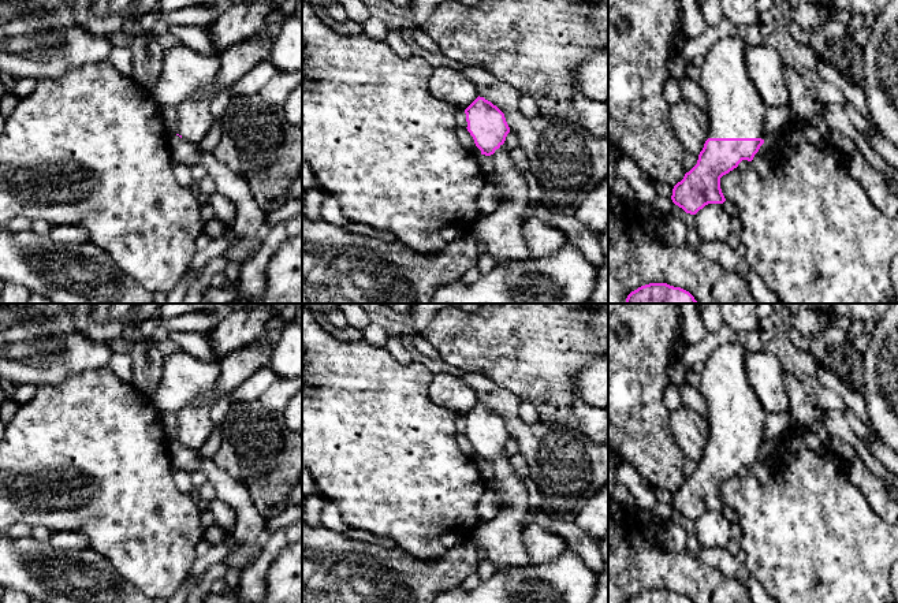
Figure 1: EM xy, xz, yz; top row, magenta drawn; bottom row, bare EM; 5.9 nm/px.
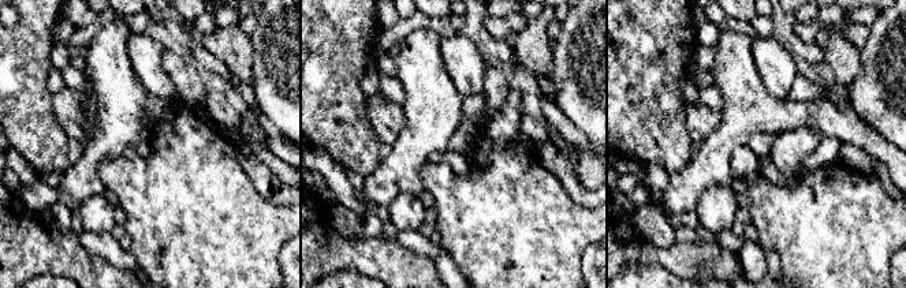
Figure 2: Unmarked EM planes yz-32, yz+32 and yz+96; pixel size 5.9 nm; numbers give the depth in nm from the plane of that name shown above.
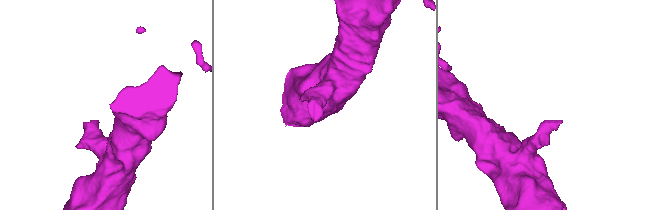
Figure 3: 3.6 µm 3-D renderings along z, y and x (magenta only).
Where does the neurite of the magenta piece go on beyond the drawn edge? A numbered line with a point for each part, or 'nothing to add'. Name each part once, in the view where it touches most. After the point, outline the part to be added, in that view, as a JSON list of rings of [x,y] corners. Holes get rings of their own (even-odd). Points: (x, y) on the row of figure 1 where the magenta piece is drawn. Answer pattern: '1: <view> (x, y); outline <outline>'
1: yz (736, 108); outline [[[726,36],[700,60],[700,85],[709,100],[709,138],[767,137],[767,105],[748,74],[745,49],[741,36]]]

